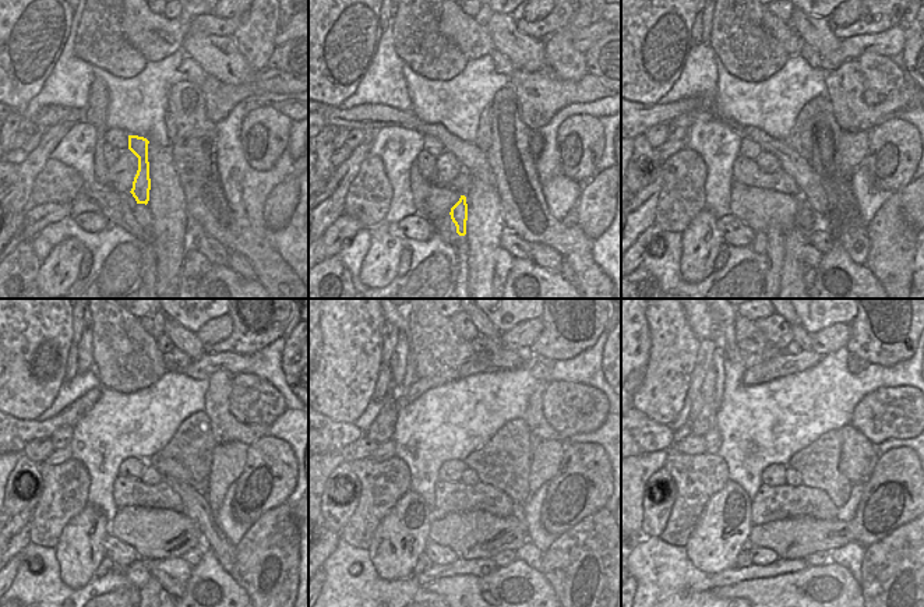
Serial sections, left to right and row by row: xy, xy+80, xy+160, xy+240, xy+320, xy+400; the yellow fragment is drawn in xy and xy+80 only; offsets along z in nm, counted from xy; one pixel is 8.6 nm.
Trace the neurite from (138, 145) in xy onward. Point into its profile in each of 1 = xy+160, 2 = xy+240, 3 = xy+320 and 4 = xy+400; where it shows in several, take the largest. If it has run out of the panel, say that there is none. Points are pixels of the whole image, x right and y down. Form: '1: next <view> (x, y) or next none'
1: next xy+160 (775, 254)
2: next xy+240 (154, 582)
3: next none
4: next none

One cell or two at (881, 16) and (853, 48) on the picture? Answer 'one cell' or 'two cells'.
two cells

